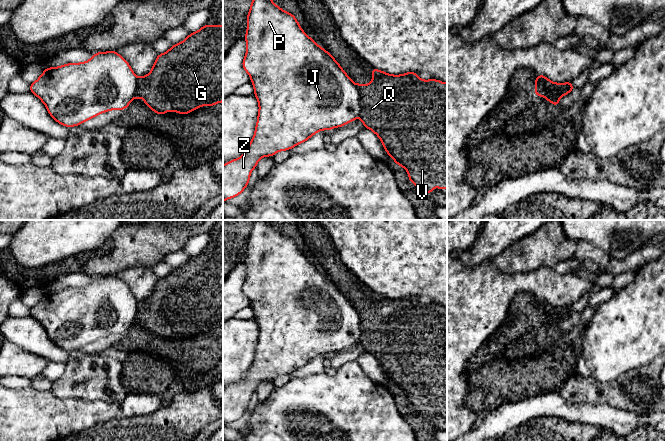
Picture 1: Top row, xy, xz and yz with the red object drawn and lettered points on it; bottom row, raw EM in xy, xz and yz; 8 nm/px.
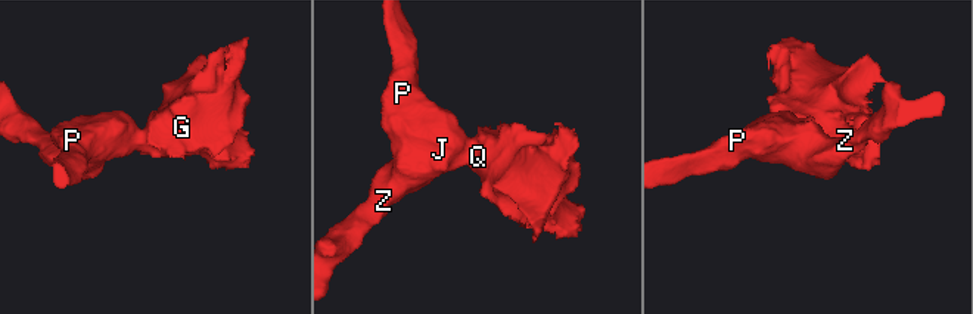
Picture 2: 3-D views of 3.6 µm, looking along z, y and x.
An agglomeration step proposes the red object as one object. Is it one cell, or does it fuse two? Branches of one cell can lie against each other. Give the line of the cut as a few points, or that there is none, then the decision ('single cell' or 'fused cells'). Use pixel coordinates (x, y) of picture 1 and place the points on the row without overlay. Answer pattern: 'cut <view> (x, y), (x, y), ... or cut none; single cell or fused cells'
cut yz (537, 301), (545, 315), (556, 317), (562, 315); fused cells

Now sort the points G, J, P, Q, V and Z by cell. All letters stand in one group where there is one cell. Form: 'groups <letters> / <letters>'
groups G Q V / J P Z

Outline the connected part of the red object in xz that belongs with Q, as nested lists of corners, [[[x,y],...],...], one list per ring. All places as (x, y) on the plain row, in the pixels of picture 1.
[[[372,292],[371,308],[355,308],[361,318],[360,344],[381,364],[388,380],[405,392],[425,422],[434,411],[447,413],[447,307],[421,304],[415,296],[391,299]]]

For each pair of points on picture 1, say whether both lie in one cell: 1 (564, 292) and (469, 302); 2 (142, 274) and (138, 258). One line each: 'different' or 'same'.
1: same
2: different

